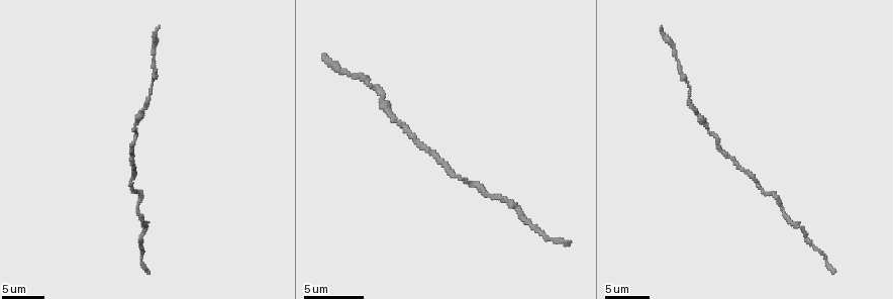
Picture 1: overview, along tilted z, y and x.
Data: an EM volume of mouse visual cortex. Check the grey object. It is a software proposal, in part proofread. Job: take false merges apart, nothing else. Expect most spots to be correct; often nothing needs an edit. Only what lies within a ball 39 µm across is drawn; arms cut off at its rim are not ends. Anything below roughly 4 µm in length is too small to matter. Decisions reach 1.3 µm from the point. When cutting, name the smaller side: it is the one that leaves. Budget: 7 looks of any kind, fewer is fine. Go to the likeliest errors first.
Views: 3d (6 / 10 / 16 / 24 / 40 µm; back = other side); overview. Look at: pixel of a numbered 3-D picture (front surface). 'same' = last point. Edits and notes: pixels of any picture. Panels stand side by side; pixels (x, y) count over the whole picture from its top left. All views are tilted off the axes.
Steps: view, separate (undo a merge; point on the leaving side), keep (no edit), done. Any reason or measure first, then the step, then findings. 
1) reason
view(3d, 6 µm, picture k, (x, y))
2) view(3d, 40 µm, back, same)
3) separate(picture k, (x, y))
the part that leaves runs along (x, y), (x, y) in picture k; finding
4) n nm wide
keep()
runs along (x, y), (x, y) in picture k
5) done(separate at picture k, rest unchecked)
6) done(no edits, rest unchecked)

sudden change in width
view(3d, 10 µm, picture 1, (694, 107))

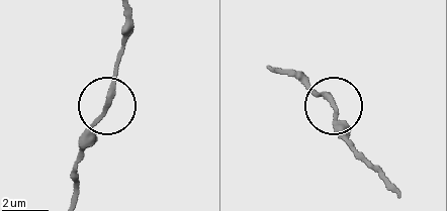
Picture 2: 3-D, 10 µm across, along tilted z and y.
closer look
view(3d, 6 µm, picture 2, (104, 110))

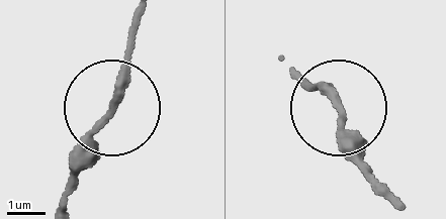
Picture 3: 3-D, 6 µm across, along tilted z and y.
200 nm wide
keep()
runs along (62, 201), (84, 139), (116, 99), (139, 11) in picture 3; continuous, no second cell

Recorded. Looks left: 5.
view(3d, 6 µm, picture 1, (680, 70))

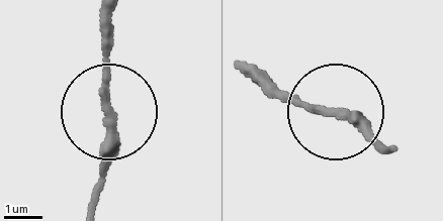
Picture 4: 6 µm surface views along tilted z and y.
keep()
runs along (90, 206), (112, 126), (110, 18) in picture 4; continuous, no second cell

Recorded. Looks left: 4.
calibre changes
view(3d, 10 µm, picture 1, (466, 180))

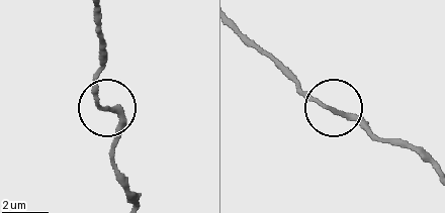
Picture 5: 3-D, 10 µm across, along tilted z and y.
view(3d, 10 µm, back, picture 5, (107, 110))

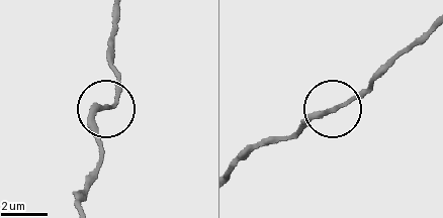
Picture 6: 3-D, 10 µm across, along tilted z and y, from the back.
keep()
runs along (112, 14), (117, 83), (111, 102), (96, 115), (98, 156) in picture 6; all the same cell

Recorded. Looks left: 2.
done(no edits, rest unchecked)

